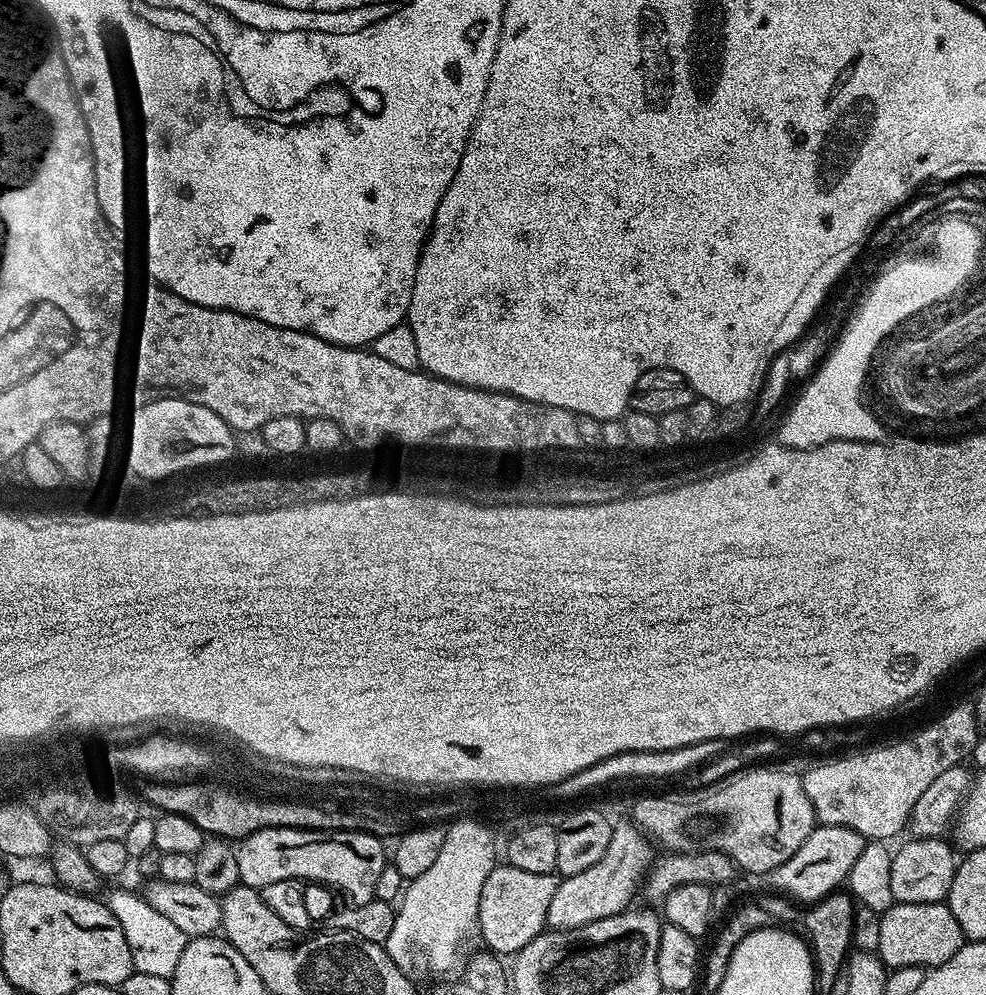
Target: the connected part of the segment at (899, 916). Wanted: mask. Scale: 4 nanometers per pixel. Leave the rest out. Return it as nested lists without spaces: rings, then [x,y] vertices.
[[[893,903],[879,917],[881,930],[876,952],[885,969],[902,966],[918,966],[925,970],[937,968],[942,962],[954,958],[966,937],[958,918],[949,910],[947,903],[939,904],[898,904]]]

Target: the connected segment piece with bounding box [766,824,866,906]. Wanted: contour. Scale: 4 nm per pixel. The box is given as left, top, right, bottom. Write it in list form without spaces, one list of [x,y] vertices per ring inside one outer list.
[[[820,824],[812,829],[812,833],[794,850],[794,854],[782,866],[767,873],[769,889],[783,894],[801,905],[807,906],[837,891],[847,881],[854,862],[858,862],[858,854],[862,854],[865,846],[862,834],[850,830],[846,826],[830,826]]]

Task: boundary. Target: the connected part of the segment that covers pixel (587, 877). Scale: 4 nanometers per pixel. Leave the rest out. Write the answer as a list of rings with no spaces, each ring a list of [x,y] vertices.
[[[617,823],[613,827],[610,846],[606,846],[606,854],[602,854],[602,858],[598,858],[594,866],[582,870],[582,874],[565,876],[557,883],[556,893],[548,911],[549,929],[581,928],[598,918],[610,918],[625,911],[631,905],[628,903],[638,896],[654,863],[654,844],[635,823],[627,823]]]

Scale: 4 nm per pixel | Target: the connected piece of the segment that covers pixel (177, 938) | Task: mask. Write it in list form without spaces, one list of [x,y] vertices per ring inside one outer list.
[[[112,892],[106,896],[108,908],[118,918],[122,926],[122,934],[126,934],[126,942],[130,942],[132,967],[142,974],[158,974],[171,978],[178,966],[178,958],[182,958],[182,950],[186,937],[166,914],[160,914],[150,906],[150,902],[143,895],[132,892]]]

